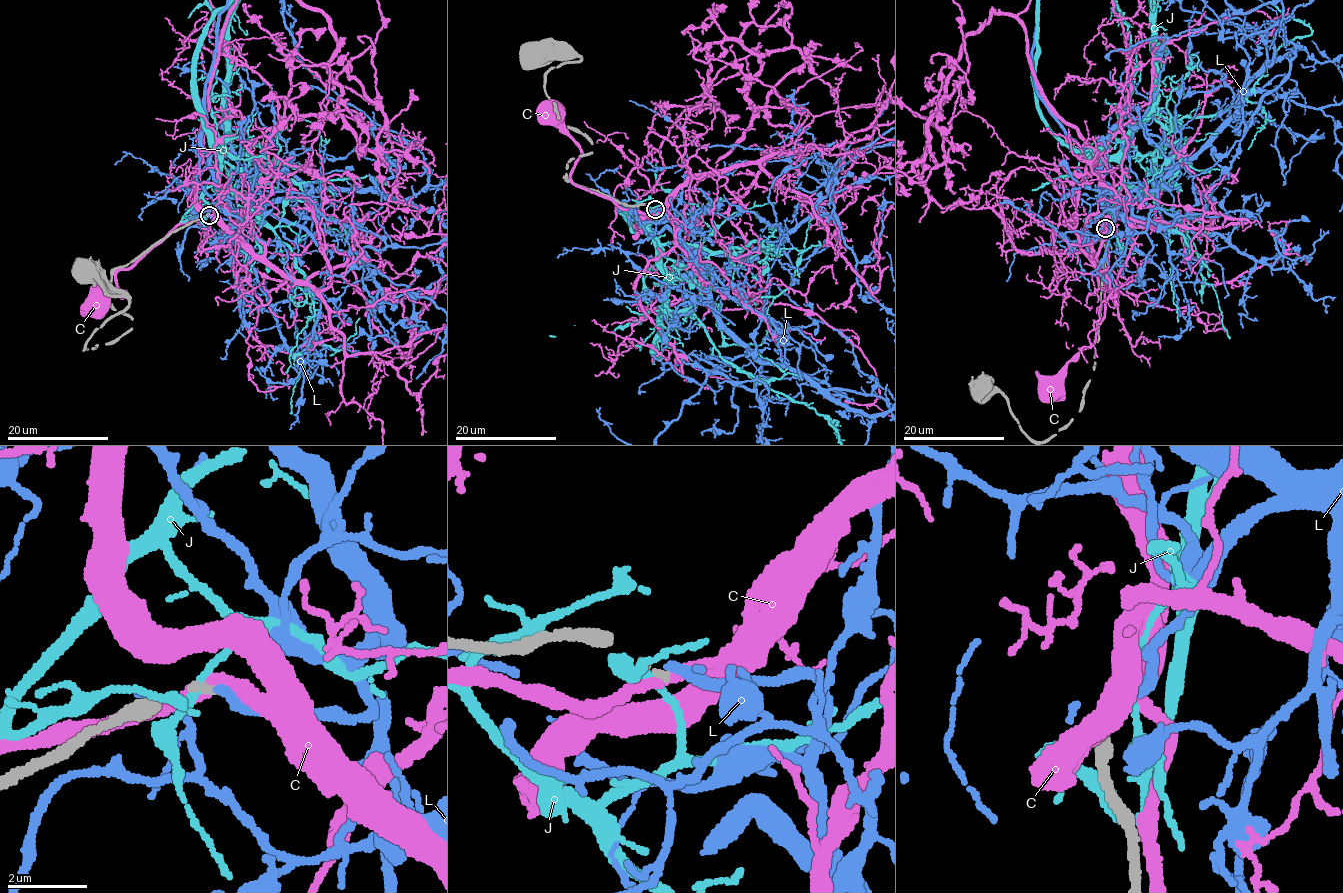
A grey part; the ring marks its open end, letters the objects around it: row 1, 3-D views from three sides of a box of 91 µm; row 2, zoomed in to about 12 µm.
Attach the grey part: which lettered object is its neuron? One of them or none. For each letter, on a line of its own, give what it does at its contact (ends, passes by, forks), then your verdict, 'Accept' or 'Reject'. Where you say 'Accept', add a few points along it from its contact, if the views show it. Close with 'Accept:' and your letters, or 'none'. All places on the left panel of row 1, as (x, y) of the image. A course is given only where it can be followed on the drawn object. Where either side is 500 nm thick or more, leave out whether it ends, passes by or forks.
C: It passes by. Reject
J: It passes by. Reject
L: It ends there. Reject
Accept: none

